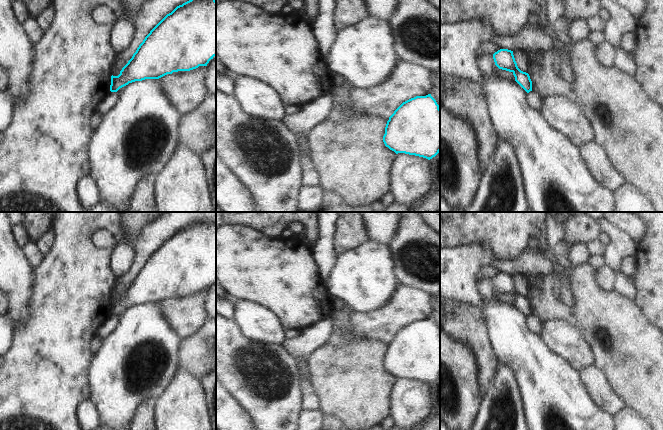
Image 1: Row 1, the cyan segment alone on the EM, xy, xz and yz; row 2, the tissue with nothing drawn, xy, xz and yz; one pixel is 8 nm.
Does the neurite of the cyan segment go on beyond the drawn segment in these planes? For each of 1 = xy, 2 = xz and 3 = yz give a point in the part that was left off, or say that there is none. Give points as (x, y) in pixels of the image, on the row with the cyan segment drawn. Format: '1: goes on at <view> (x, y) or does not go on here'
1: does not go on here
2: does not go on here
3: does not go on here

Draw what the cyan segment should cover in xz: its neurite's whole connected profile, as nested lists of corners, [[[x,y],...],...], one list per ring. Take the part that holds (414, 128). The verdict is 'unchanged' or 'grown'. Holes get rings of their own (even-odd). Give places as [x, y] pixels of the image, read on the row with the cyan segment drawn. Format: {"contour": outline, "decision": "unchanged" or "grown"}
{"contour": [[[431,94],[403,102],[389,117],[383,142],[396,154],[435,157],[440,152],[440,108]]], "decision": "unchanged"}

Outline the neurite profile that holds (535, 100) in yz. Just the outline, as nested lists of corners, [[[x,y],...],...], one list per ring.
[[[530,91],[528,93],[528,100],[533,108],[542,112],[542,98],[538,93]]]

